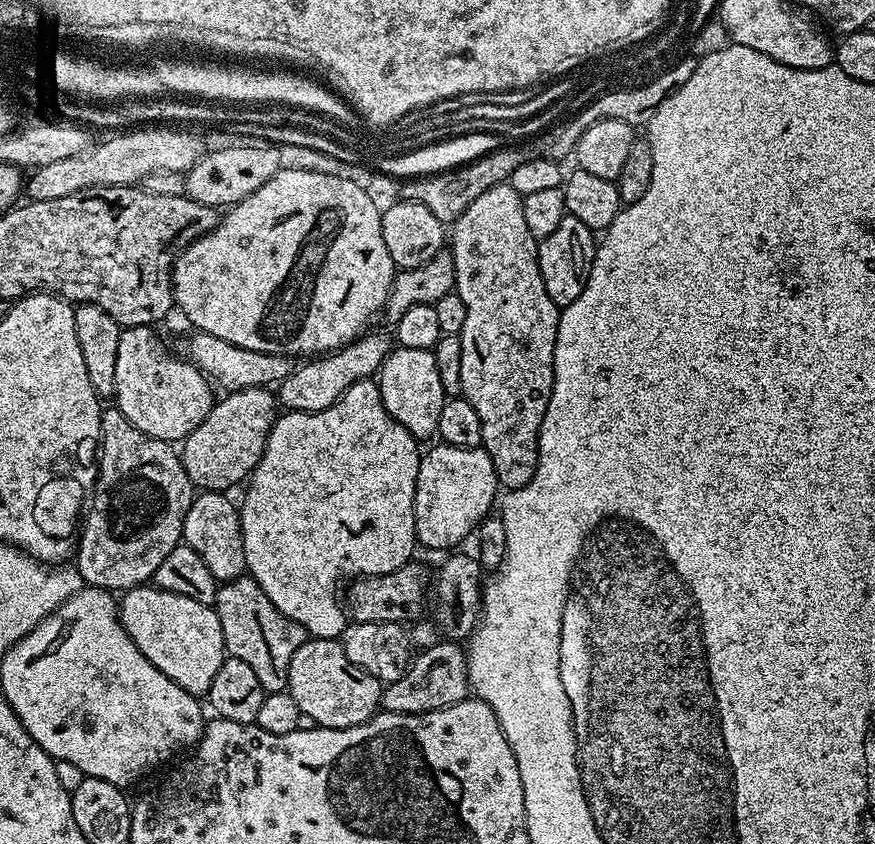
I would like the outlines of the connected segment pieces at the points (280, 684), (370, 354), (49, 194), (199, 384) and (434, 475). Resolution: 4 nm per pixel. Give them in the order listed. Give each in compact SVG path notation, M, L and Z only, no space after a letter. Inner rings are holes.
M247 574L236 580L221 583L216 589L214 607L218 618L222 622L225 653L234 658L242 658L242 662L247 662L254 669L254 675L257 676L258 682L262 682L265 693L285 691L288 687L290 661L293 660L298 646L302 646L310 638L307 630L298 622L286 618L286 614L282 614L282 610L278 610L274 606L274 602L270 602L270 598L266 598L262 586L258 586L258 582Z
M369 331L350 344L335 349L319 358L308 358L303 361L278 386L278 400L290 412L317 412L326 410L354 386L354 382L373 379L390 351L390 340L380 332ZM369 335L369 336L368 336ZM305 363L305 364L304 364ZM285 404L285 405L284 405Z
M141 126L119 134L109 135L109 140L90 146L82 154L50 162L50 166L35 169L27 177L26 192L32 200L66 198L66 194L87 188L139 185L148 176L158 172L188 173L206 151L204 140L196 132L183 132L180 126Z
M151 327L126 328L121 331L118 338L118 362L114 362L114 404L129 422L142 430L142 434L150 434L159 440L180 442L204 421L206 414L210 414L214 403L214 388L208 377L187 359L179 360L171 356L164 349L163 342L152 332L155 331Z
M436 442L429 452L427 449L421 455L418 466L414 494L417 541L421 545L429 544L432 548L463 545L476 525L493 511L497 503L496 492L498 481L494 462L490 462L490 454L486 454L483 447L463 448Z

